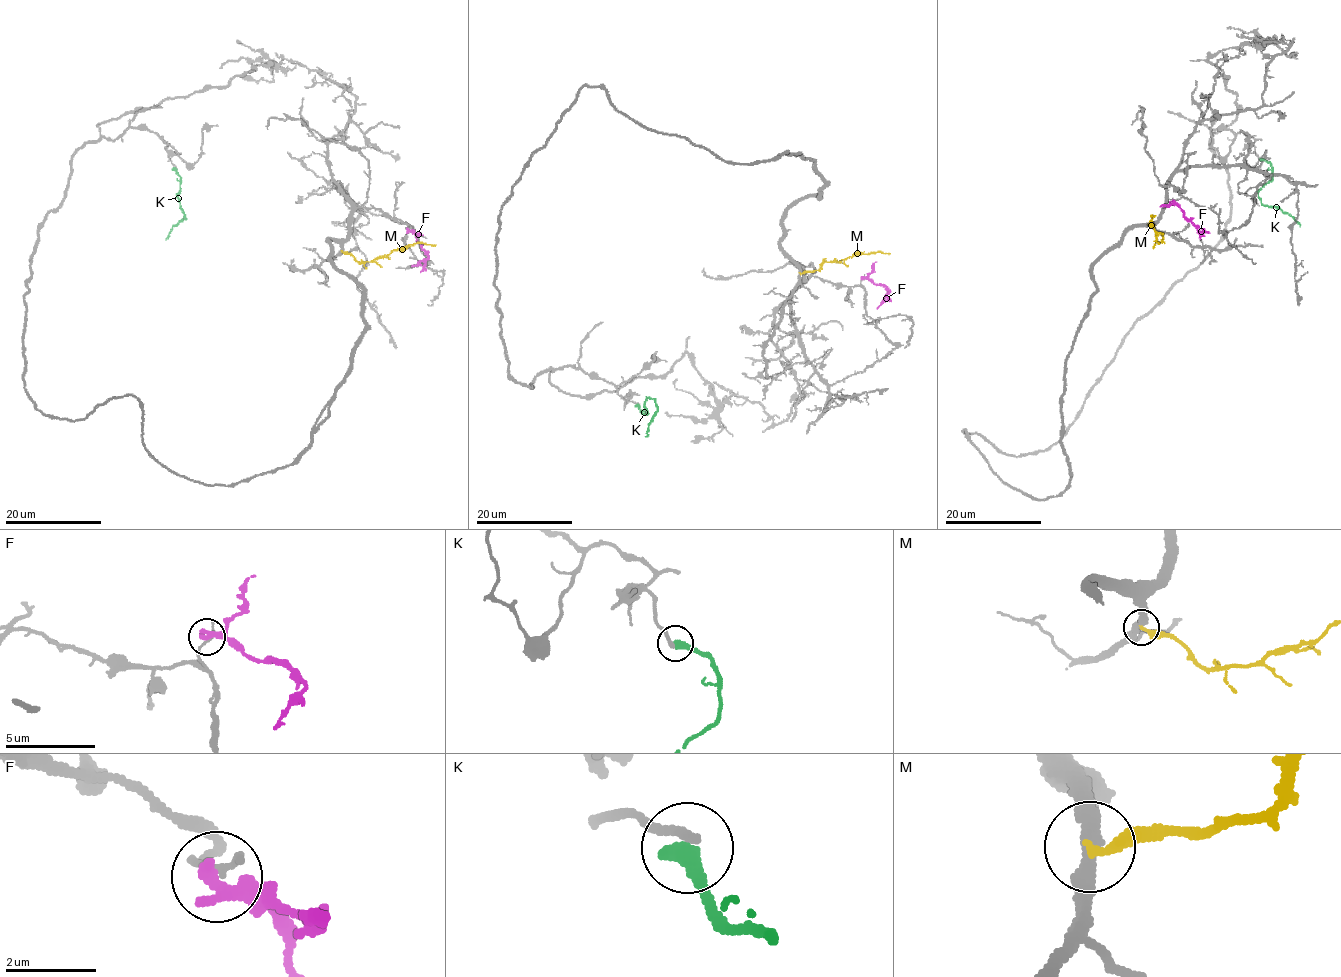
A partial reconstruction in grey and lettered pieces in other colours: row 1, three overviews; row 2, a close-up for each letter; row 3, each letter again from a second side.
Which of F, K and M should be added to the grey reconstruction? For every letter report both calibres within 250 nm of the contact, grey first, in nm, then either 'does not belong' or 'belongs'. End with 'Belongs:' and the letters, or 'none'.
F: 150 nm thick on the grey side, 320 nm on the other; does not belong
K: 220 nm thick on the grey side, 440 nm on the other; does not belong
M: 320 nm thick on the grey side, 240 nm on the other; does not belong
Belongs: none

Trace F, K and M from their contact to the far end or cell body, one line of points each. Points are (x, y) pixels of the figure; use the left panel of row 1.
F: (409, 229), (428, 256), (411, 266)
K: (175, 169), (180, 186), (177, 194), (185, 219), (172, 228), (165, 239)
M: (342, 252), (349, 253), (358, 261), (373, 262), (416, 243), (436, 245)

